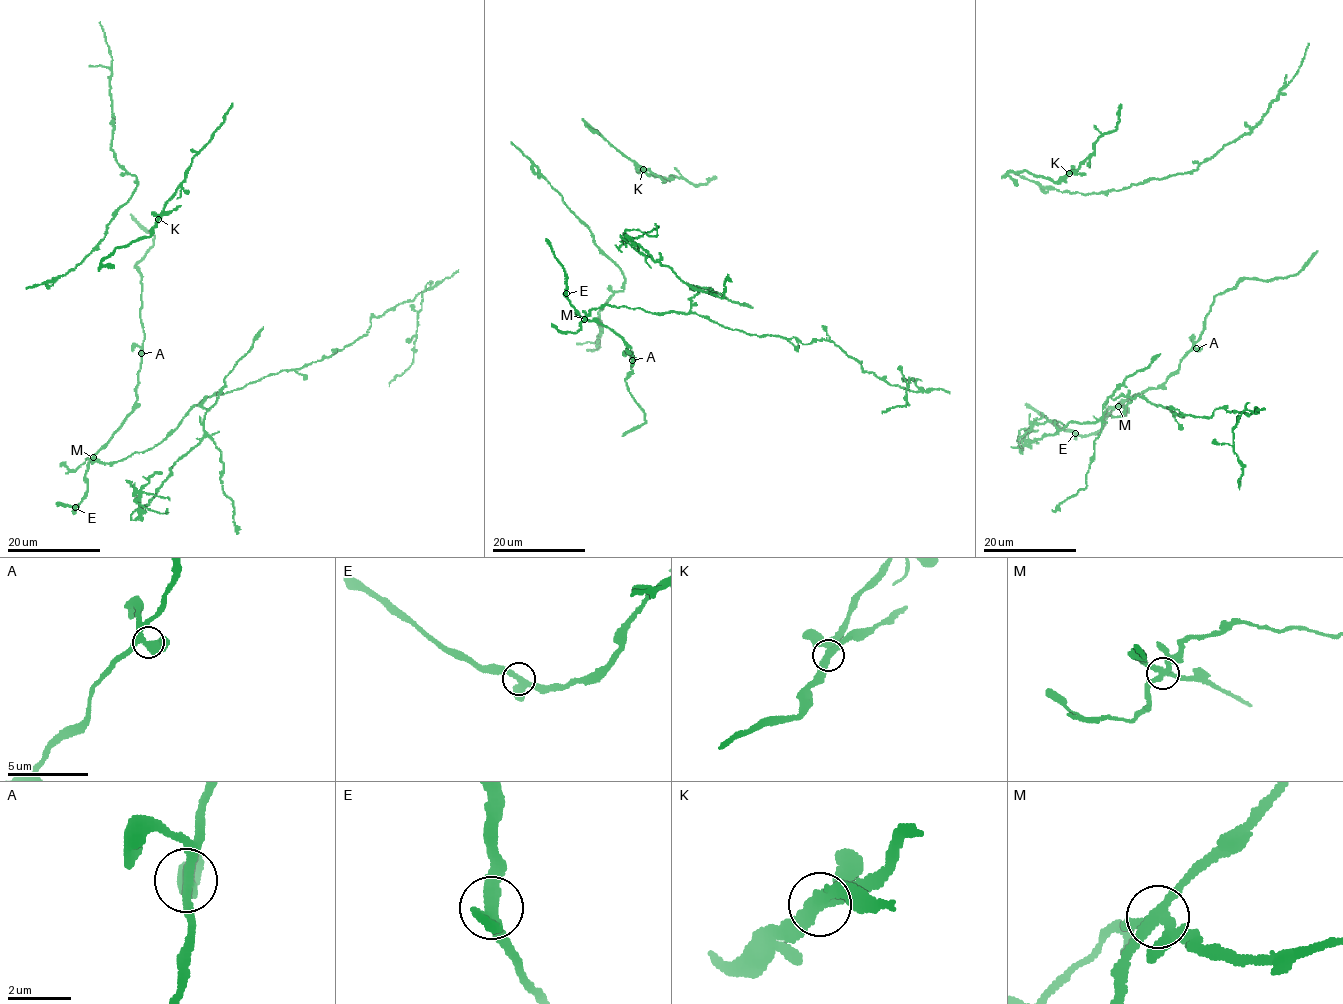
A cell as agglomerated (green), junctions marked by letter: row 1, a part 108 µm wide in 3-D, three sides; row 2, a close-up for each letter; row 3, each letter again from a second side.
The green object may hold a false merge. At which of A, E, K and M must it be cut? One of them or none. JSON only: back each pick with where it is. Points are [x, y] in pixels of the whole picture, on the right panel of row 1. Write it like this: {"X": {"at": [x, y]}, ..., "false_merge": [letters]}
{"M": {"at": [1118, 406]}, "false_merge": ["M"]}

